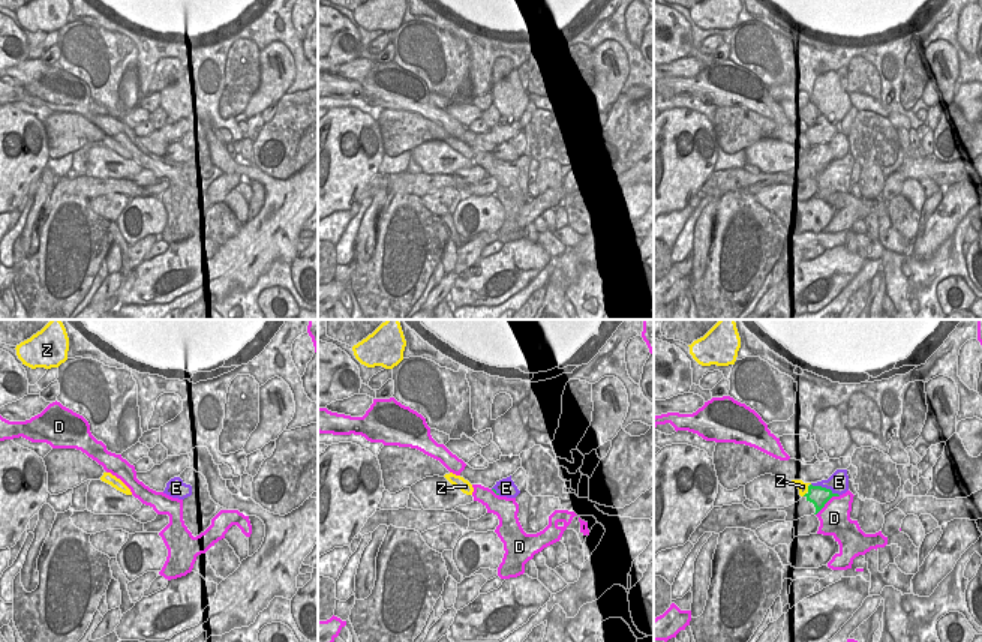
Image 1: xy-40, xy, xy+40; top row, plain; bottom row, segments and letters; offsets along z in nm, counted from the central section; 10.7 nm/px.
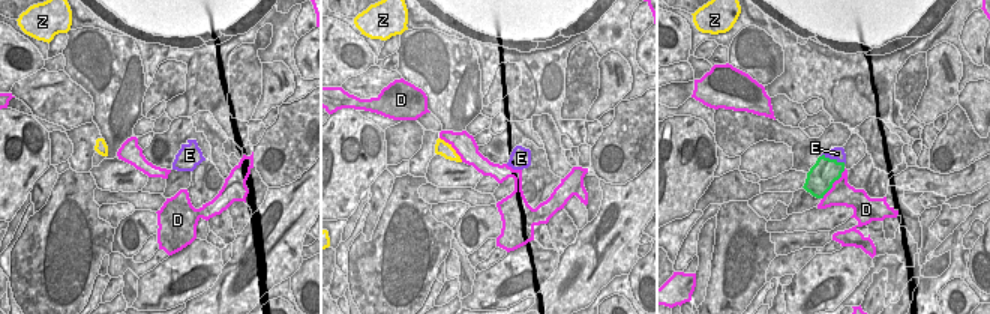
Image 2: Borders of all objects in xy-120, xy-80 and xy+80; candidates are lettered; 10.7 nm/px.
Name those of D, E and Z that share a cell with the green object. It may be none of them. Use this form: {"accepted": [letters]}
{"accepted": []}

